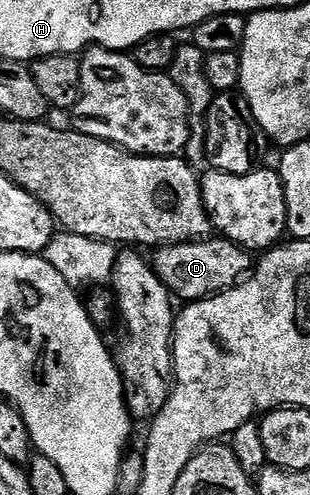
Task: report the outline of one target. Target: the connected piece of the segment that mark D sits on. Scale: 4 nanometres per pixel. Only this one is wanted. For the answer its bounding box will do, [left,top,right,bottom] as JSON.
[153,237,253,301]

